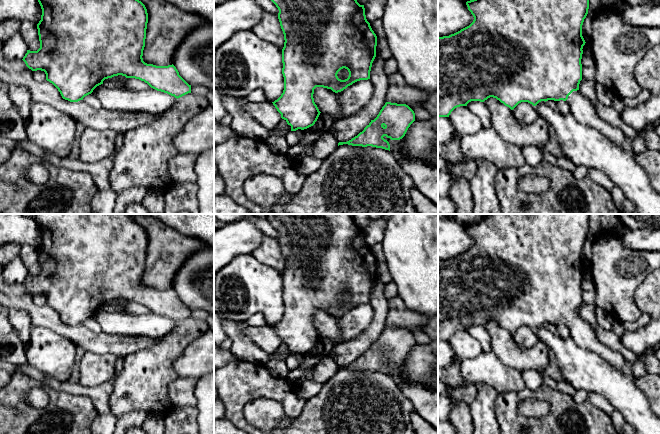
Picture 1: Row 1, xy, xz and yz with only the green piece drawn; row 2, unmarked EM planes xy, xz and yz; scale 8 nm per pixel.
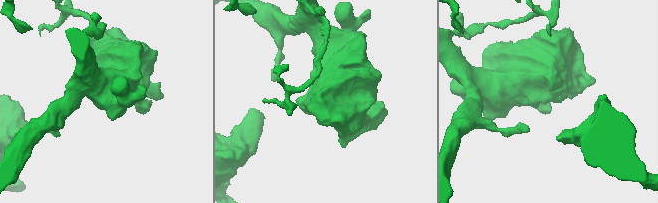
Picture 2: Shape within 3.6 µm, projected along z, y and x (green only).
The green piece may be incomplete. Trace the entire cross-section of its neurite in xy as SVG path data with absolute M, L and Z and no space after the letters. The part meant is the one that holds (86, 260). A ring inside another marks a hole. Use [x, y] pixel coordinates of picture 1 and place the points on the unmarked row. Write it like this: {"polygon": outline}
{"polygon": "M35 214L35 221L37 222L41 233L41 244L37 248L40 272L37 275L27 274L27 277L23 281L23 285L26 290L32 295L41 294L46 298L46 304L52 307L60 316L63 323L70 326L78 326L93 316L93 314L103 308L103 305L114 300L122 299L126 302L135 302L147 307L151 312L167 317L175 322L180 322L188 317L191 317L191 309L189 309L180 299L176 291L172 289L168 290L156 290L153 288L147 288L143 285L143 274L145 271L146 253L148 247L148 237L145 229L132 220L128 214Z"}

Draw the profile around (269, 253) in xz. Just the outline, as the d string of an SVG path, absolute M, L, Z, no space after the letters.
M264 235L261 245L252 252L252 255L259 262L274 268L281 274L283 273L285 264L278 240Z

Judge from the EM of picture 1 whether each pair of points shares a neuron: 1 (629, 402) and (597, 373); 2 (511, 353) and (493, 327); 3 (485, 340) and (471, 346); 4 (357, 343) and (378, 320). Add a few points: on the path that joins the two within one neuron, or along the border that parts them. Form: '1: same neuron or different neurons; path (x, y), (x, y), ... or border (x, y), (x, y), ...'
1: same neuron; path (621, 394), (605, 380)
2: same neuron; path (505, 347), (497, 333)
3: different neurons; border (466, 330), (479, 342), (483, 350)
4: same neuron; path (363, 340), (377, 326)

